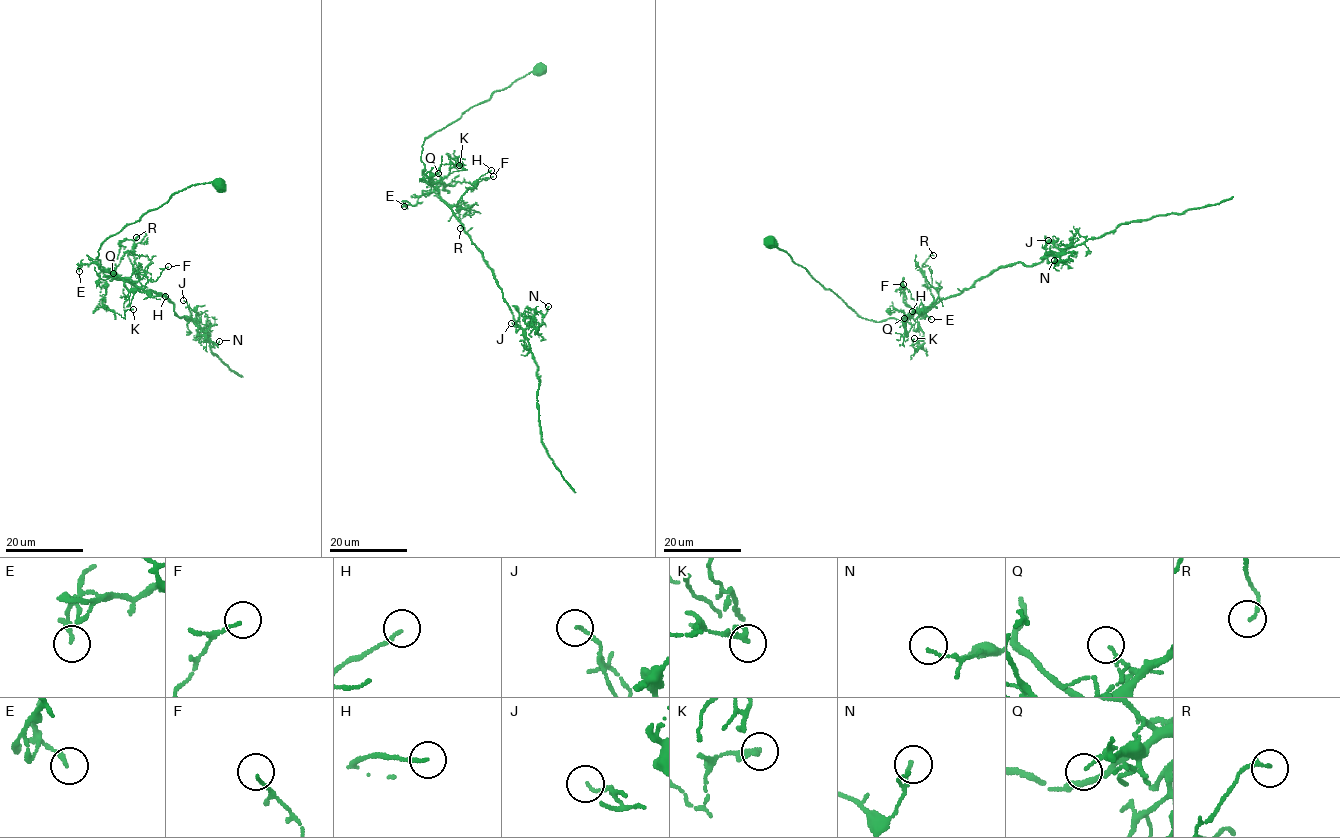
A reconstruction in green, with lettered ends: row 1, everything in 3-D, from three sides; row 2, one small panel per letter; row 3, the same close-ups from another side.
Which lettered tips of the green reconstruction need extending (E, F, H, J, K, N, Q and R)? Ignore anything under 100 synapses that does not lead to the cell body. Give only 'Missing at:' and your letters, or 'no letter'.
Missing at: no letter

